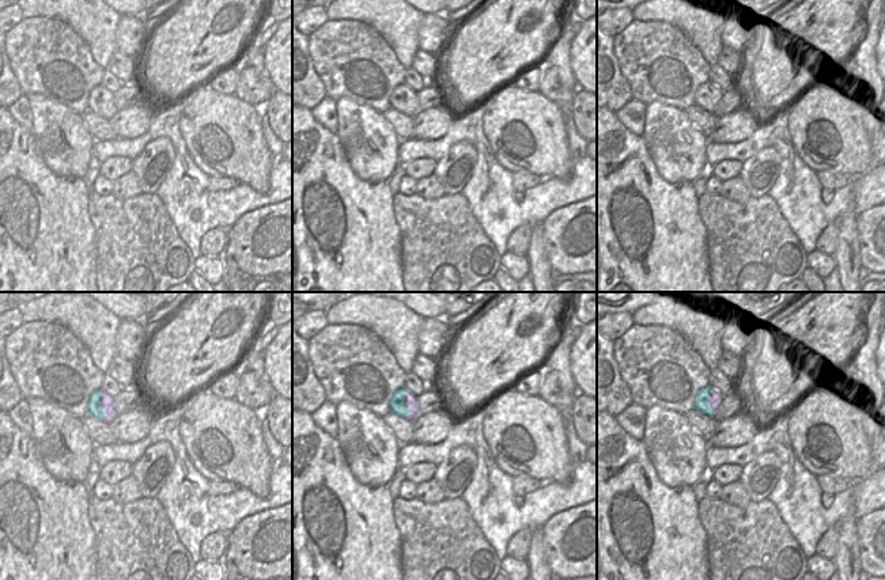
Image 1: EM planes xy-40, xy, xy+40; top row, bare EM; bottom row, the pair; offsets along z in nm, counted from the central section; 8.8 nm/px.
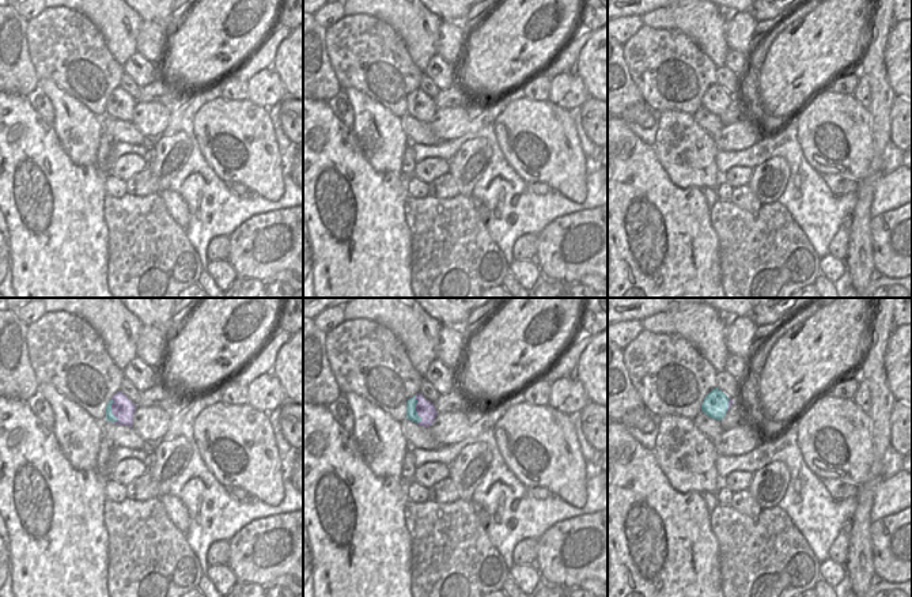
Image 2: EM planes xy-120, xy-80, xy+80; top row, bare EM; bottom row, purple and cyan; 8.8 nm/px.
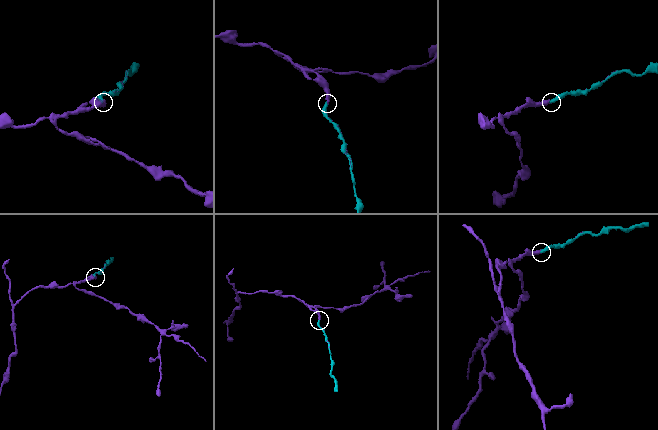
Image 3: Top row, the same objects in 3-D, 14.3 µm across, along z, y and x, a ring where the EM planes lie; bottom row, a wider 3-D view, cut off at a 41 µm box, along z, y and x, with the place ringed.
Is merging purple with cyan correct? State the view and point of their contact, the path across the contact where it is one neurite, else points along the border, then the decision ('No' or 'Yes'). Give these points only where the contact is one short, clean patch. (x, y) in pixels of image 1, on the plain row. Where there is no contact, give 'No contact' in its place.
Touches purple at xy-40 (101, 101). Boundary: xy-40 (99, 86), (101, 103), (105, 107), (101, 116). No

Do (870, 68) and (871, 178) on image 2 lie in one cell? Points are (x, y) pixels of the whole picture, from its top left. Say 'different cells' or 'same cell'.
same cell

